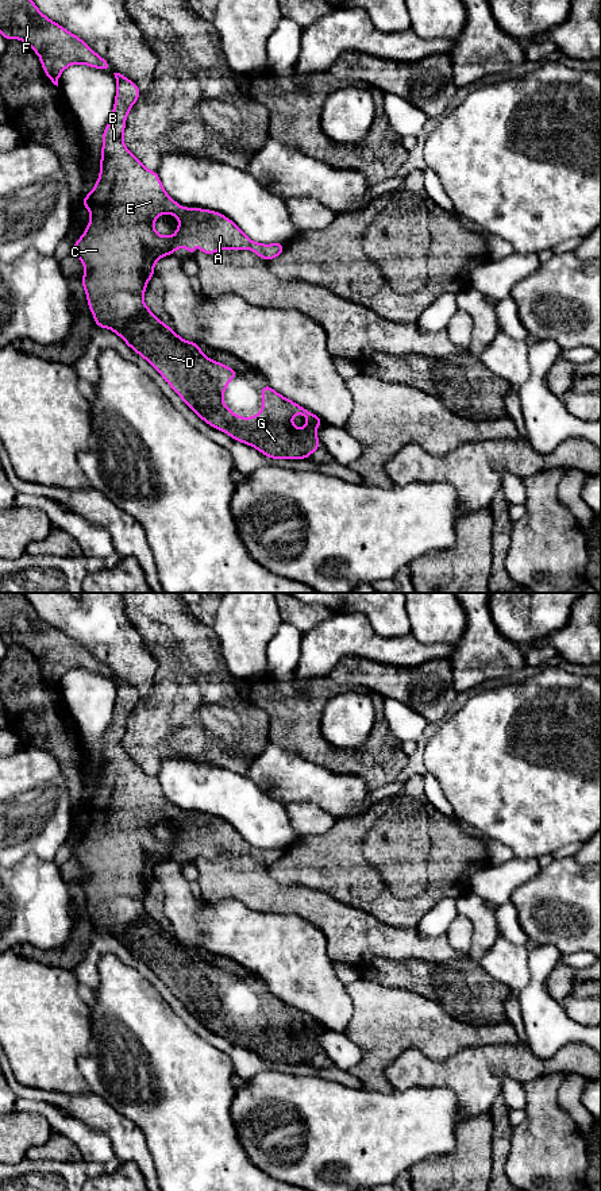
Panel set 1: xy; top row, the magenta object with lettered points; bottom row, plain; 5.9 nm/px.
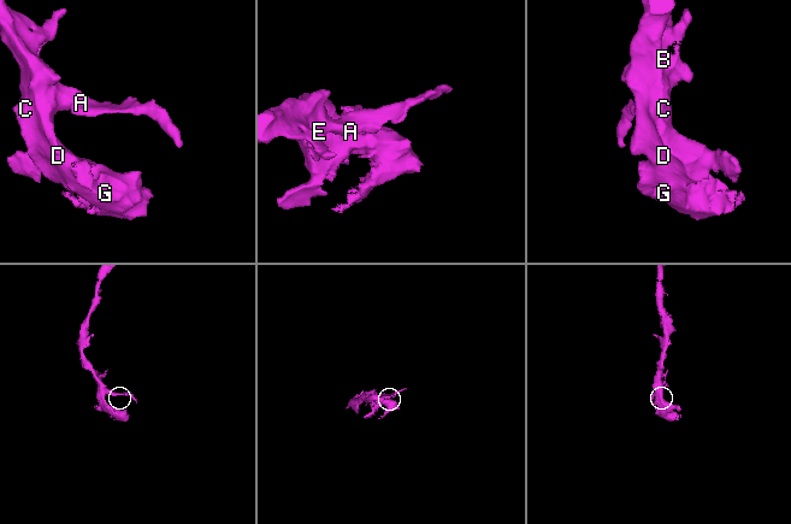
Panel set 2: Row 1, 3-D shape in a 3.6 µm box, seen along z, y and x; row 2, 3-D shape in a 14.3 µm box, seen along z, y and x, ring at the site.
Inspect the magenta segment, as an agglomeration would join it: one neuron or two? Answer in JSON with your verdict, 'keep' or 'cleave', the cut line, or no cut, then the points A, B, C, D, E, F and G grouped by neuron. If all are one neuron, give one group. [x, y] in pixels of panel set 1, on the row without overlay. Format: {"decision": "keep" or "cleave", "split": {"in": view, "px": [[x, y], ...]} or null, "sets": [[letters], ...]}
{"decision": "keep", "split": null, "sets": [["A", "B", "C", "D", "E", "F", "G"]]}

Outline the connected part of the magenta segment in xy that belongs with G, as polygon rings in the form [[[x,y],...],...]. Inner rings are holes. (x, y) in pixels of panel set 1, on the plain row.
[[[113,679],[116,683],[116,704],[112,721],[103,739],[100,782],[96,786],[93,795],[82,803],[82,809],[90,817],[90,826],[82,841],[76,847],[72,857],[81,864],[84,872],[86,874],[85,879],[81,882],[81,887],[88,902],[88,911],[95,921],[95,928],[100,933],[109,933],[116,937],[127,948],[127,951],[130,951],[136,959],[142,960],[165,983],[165,986],[184,1005],[184,1007],[211,1032],[228,1038],[238,1047],[255,1052],[259,1057],[270,1061],[274,1065],[278,1063],[309,1063],[309,1060],[321,1051],[316,1041],[316,1033],[323,1028],[319,1021],[312,1020],[308,1014],[278,999],[267,988],[261,994],[262,1015],[257,1018],[255,1022],[236,1021],[226,1011],[223,1006],[223,998],[227,992],[227,988],[238,980],[238,976],[205,961],[201,957],[199,948],[181,944],[172,934],[172,932],[165,930],[146,911],[143,899],[149,884],[154,880],[154,868],[165,860],[174,859],[174,856],[180,852],[188,852],[188,860],[193,862],[196,859],[196,853],[193,852],[192,847],[197,840],[200,841],[200,857],[213,859],[223,853],[250,853],[258,862],[266,866],[278,862],[285,855],[285,849],[261,849],[253,847],[234,826],[219,817],[200,813],[182,813],[180,809],[177,809],[162,793],[157,776],[147,775],[123,748],[123,737],[126,735],[124,726],[130,713],[139,704],[140,695],[123,679]],[[162,818],[170,818],[180,825],[180,830],[173,841],[161,841],[154,835],[154,825]],[[297,1018],[305,1021],[308,1025],[307,1032],[296,1033],[292,1029],[292,1022]]]

